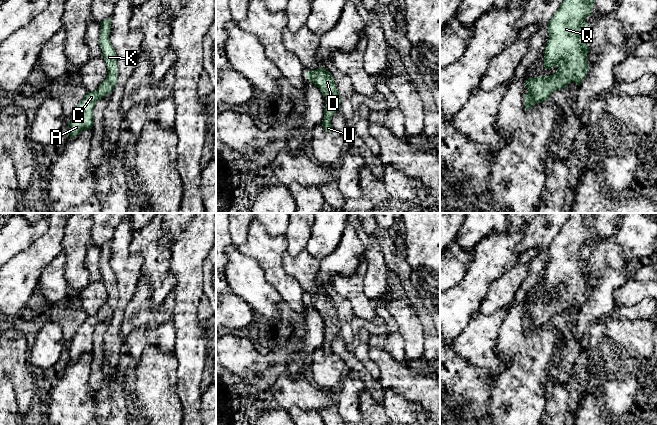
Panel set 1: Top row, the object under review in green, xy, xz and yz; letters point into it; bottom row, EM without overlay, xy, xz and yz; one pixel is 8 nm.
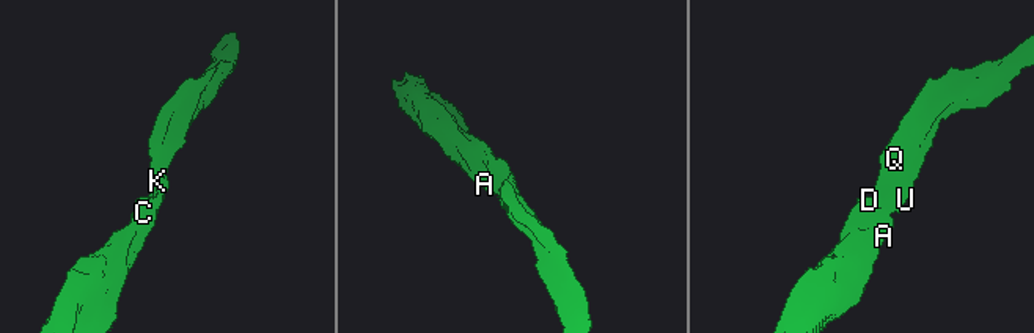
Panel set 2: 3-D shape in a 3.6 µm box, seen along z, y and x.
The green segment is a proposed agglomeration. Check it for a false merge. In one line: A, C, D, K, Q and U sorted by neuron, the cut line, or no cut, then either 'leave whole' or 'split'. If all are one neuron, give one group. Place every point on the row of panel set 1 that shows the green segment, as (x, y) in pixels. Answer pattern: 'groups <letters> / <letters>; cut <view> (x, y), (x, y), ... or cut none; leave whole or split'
groups A C D K Q U; cut none; leave whole

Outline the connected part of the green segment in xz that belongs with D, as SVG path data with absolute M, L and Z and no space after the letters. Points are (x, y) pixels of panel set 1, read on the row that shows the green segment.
M322 67L306 72L306 78L319 88L326 99L324 120L321 125L325 131L330 132L333 129L331 119L335 112L340 109L341 104L340 92L336 88L334 78L328 70Z

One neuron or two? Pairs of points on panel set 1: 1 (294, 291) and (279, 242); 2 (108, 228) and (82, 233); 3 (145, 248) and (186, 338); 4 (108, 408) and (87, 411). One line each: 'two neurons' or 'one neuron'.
1: one neuron
2: two neurons
3: two neurons
4: two neurons

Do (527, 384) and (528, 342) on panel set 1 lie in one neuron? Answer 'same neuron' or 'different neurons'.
same neuron

